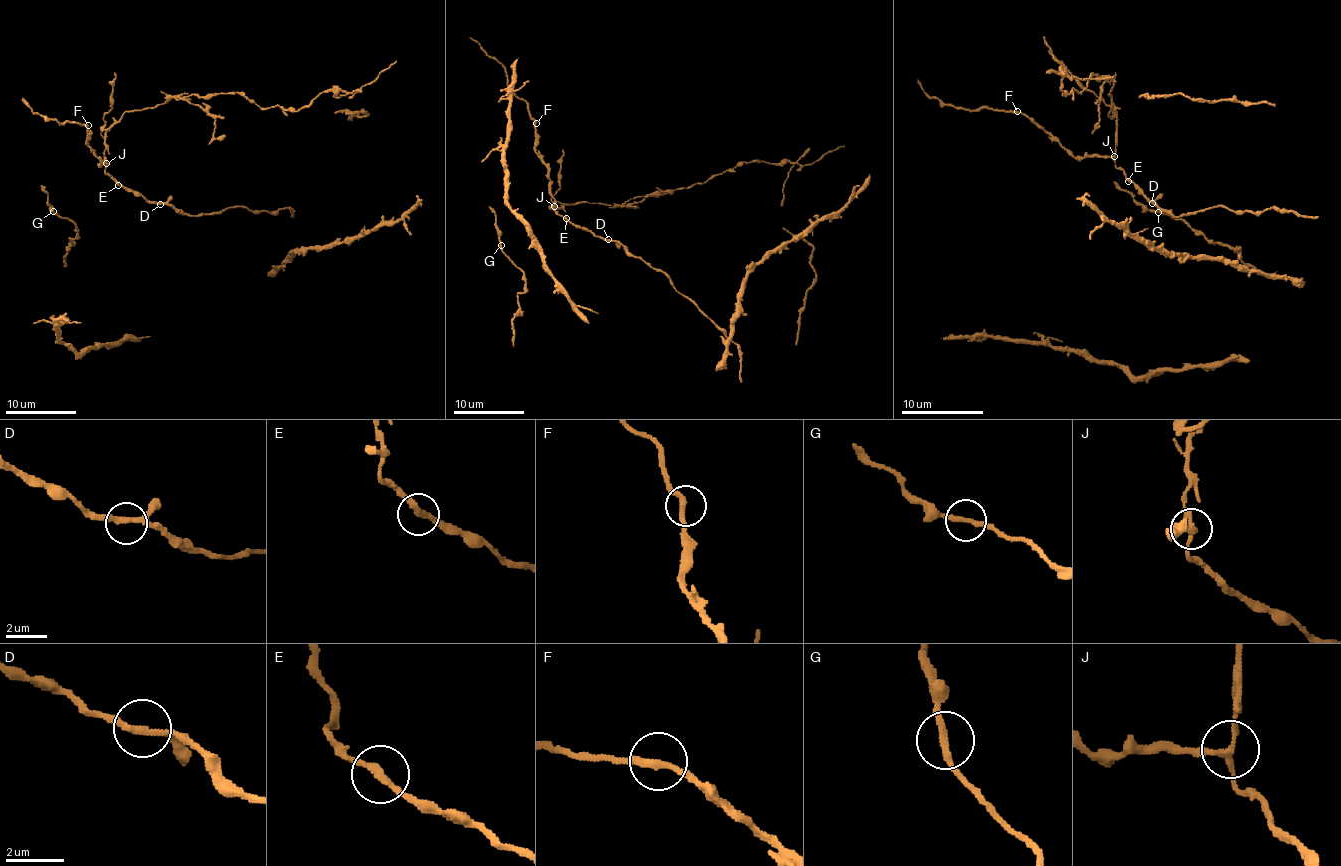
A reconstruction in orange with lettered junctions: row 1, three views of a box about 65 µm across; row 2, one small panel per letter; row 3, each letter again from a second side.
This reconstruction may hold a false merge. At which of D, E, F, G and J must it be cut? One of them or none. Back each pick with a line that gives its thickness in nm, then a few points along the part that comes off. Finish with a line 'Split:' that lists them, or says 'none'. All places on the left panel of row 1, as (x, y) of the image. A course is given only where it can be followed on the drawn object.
J: 200 nm thick; foreign part runs (106, 164), (106, 132), (127, 111), (241, 91), (261, 107), (299, 111), (324, 91), (358, 91), (396, 60)
Split: J

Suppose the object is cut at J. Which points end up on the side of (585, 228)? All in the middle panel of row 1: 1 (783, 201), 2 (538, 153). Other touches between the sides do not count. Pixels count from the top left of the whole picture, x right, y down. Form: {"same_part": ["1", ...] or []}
{"same_part": ["2"]}

